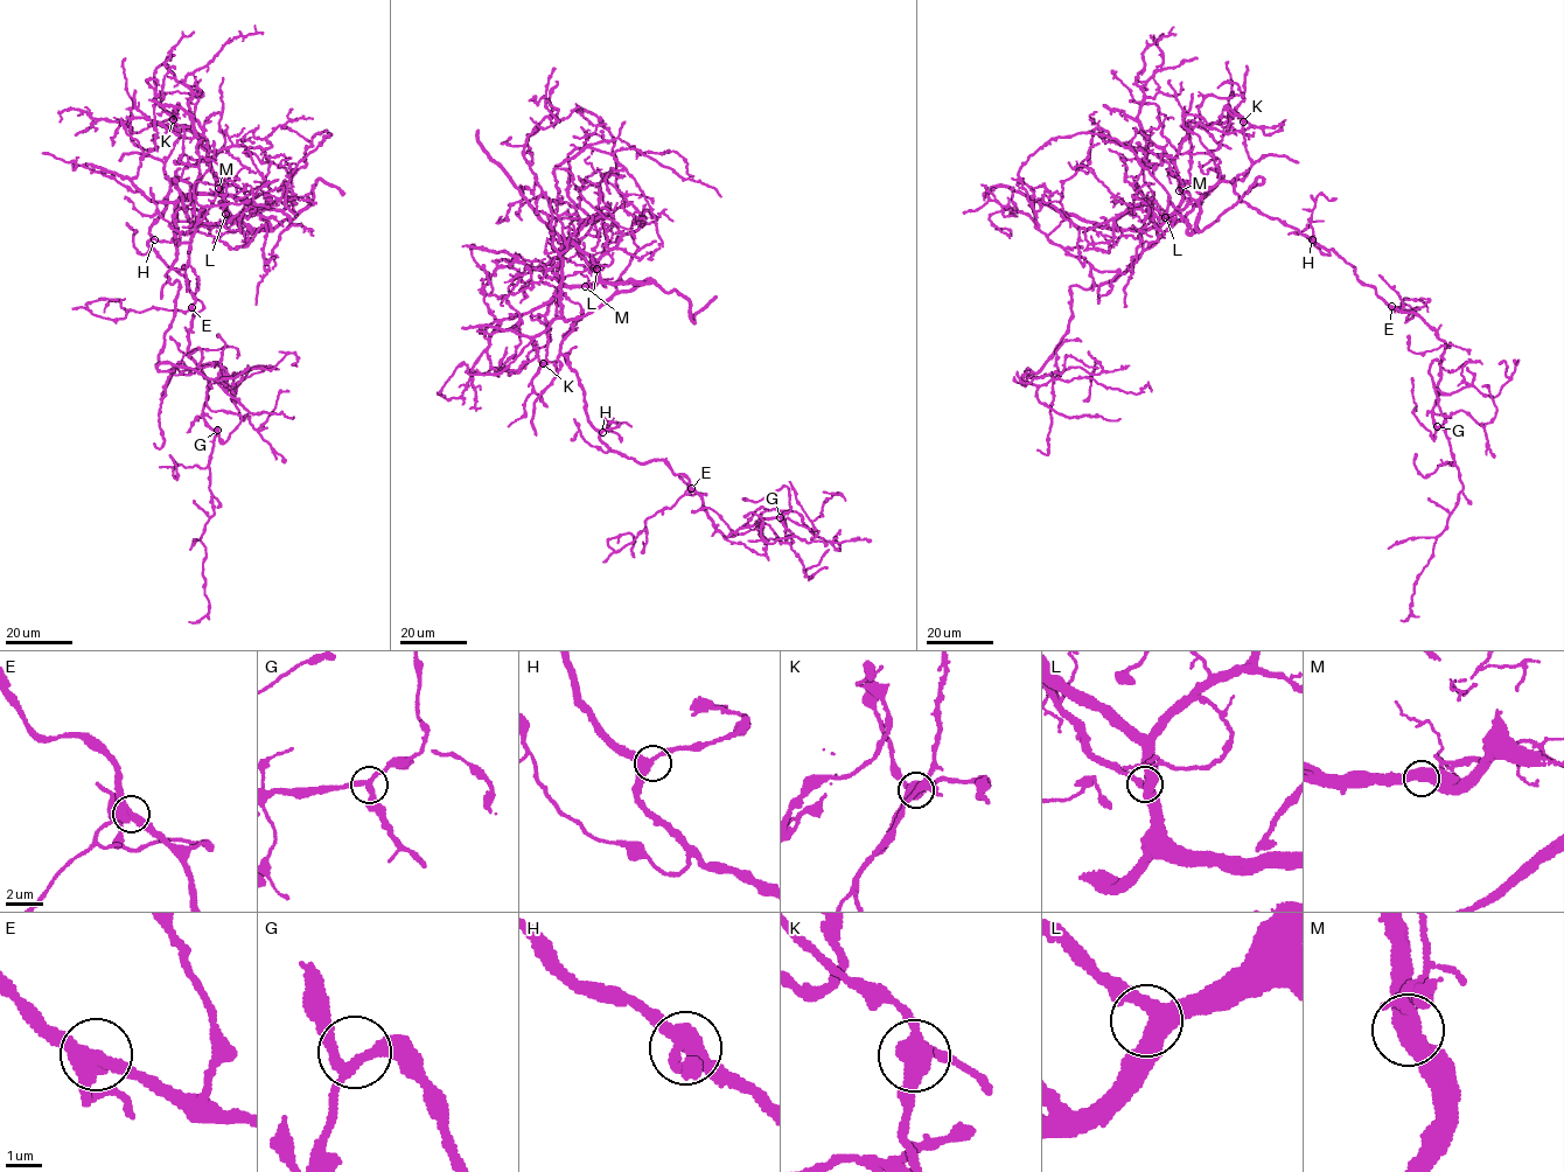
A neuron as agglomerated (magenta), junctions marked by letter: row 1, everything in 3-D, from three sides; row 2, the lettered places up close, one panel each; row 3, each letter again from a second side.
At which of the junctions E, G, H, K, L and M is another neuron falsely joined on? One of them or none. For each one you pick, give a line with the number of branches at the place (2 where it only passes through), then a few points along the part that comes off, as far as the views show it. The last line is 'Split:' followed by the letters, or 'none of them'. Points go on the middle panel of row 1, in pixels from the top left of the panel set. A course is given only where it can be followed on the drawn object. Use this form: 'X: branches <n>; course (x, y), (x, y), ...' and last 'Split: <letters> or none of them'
Split: none of them

